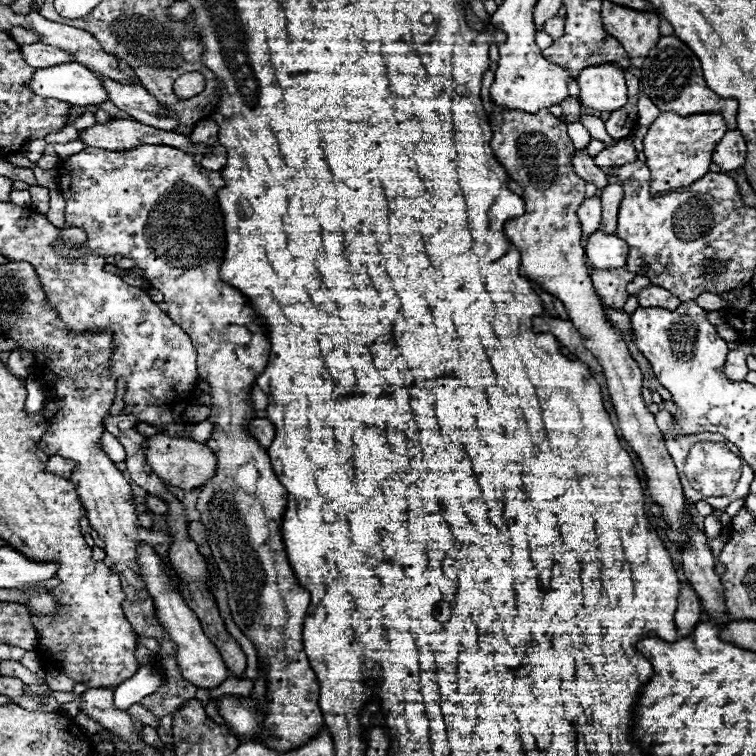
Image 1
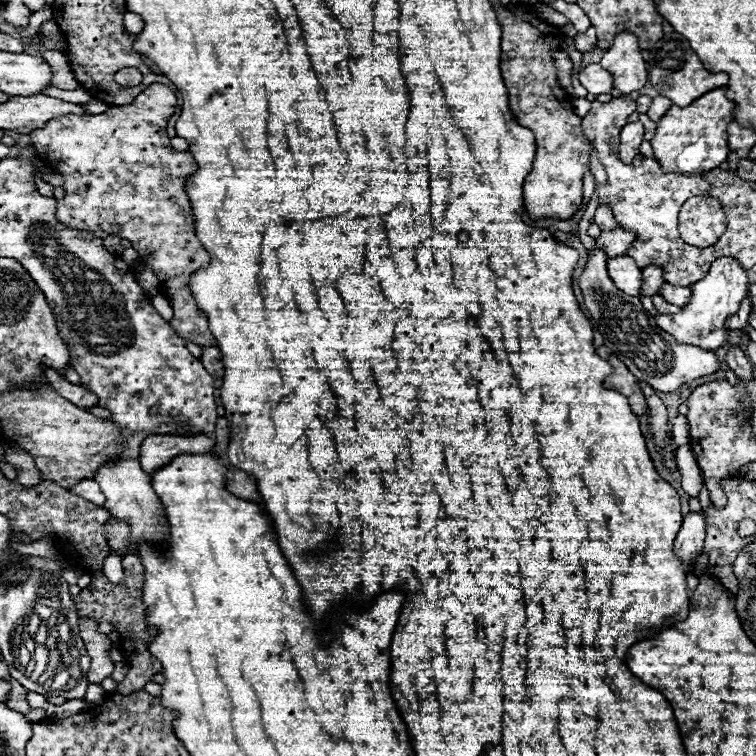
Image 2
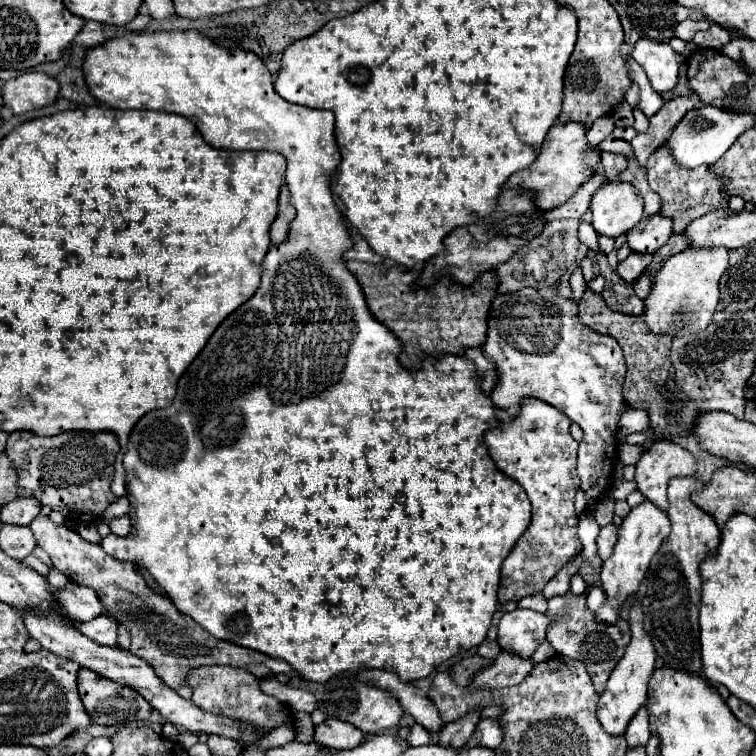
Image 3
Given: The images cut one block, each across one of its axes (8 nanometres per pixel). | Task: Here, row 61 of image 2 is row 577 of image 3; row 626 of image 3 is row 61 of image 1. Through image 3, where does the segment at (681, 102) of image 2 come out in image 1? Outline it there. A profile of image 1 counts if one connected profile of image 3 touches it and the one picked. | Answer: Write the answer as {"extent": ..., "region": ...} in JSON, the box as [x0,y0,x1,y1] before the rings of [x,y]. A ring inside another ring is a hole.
{"extent":[640,36,736,130],"region":[[[662,36],[656,48],[646,56],[640,76],[640,90],[650,96],[650,100],[660,108],[660,112],[676,112],[680,116],[716,112],[724,116],[728,130],[736,130],[736,100],[720,98],[706,86],[696,54],[676,36]]]}

